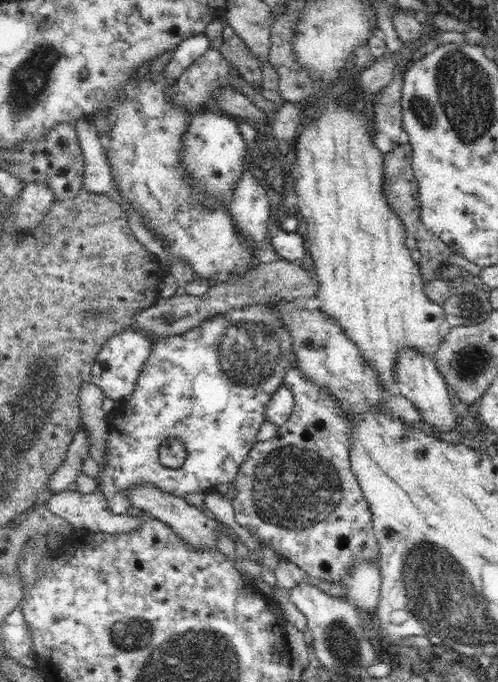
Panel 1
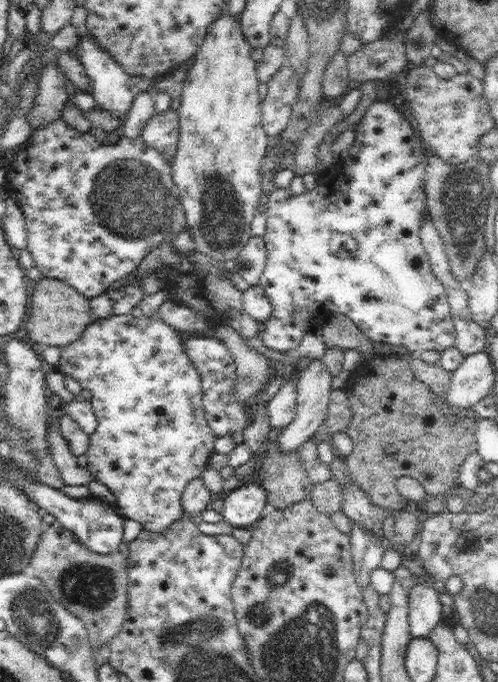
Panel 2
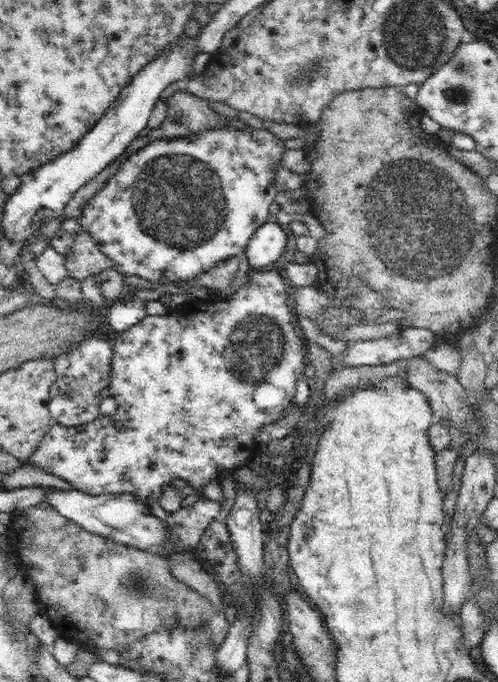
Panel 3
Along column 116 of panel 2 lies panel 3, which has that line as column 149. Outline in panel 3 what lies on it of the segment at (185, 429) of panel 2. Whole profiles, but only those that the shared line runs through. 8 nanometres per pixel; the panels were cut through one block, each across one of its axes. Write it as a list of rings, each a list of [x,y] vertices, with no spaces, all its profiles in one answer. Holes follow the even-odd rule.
[[[272,270],[272,272],[256,272],[248,278],[236,294],[230,298],[216,298],[214,304],[198,304],[198,302],[188,302],[182,306],[182,314],[166,314],[166,316],[144,316],[142,322],[132,326],[128,332],[116,334],[114,338],[114,358],[112,358],[112,382],[110,382],[110,392],[118,402],[118,410],[114,416],[98,416],[94,422],[86,426],[86,432],[78,432],[76,428],[66,428],[58,422],[52,422],[50,432],[44,436],[36,452],[28,458],[28,464],[42,470],[44,474],[50,474],[54,478],[66,480],[74,486],[74,490],[82,490],[92,496],[102,496],[102,494],[136,494],[140,500],[144,500],[148,506],[154,502],[160,502],[162,488],[168,484],[176,484],[176,480],[184,478],[188,484],[192,484],[196,490],[204,490],[204,486],[210,482],[210,478],[228,478],[236,470],[240,470],[246,464],[252,464],[258,458],[258,450],[262,444],[256,444],[256,436],[262,432],[262,426],[280,422],[282,412],[290,406],[290,402],[296,396],[296,382],[300,376],[304,376],[304,370],[308,368],[308,352],[306,352],[306,338],[302,336],[300,328],[296,326],[296,312],[292,306],[288,306],[288,294],[286,294],[286,284],[284,278]],[[120,422],[124,428],[116,428],[114,424]]]

